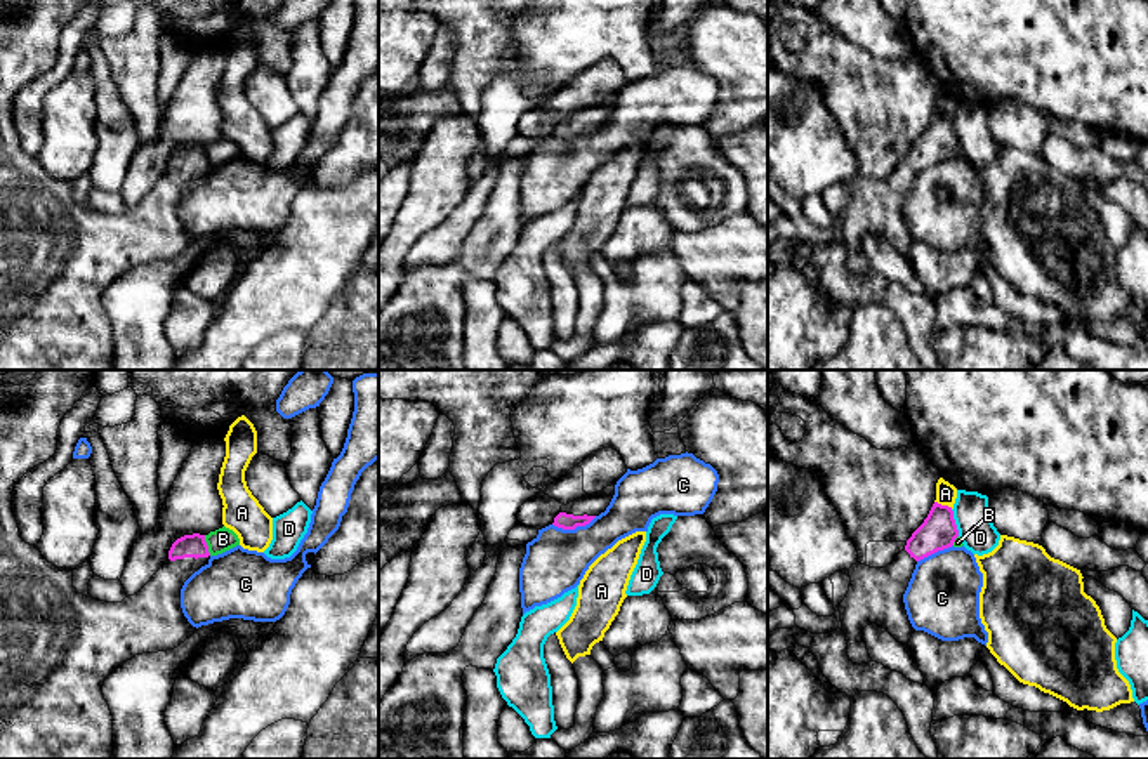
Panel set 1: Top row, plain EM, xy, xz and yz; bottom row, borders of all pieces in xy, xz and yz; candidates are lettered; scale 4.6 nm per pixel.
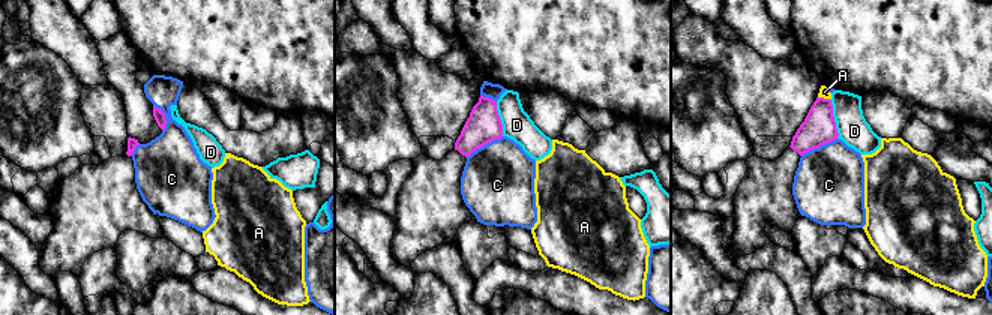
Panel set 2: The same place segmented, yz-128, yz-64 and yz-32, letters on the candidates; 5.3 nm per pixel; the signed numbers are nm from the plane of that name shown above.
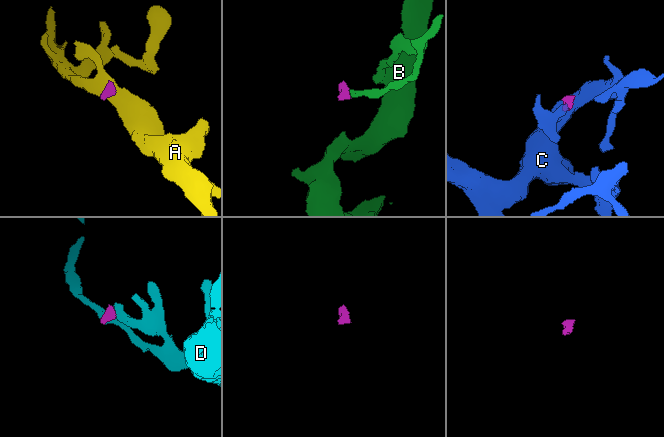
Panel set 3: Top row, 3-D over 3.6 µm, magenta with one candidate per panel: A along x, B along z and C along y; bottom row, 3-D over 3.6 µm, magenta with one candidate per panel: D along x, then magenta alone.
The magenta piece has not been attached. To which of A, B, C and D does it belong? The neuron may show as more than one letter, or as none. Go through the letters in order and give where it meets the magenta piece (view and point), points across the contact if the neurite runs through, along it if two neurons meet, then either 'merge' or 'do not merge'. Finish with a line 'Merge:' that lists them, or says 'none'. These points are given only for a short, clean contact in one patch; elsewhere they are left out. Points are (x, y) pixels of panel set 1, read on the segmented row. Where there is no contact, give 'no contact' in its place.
A: contact yz (943, 506); border yz (935, 501), (952, 508); do not merge
B: contact xy (207, 546); border xy (204, 535), (211, 554); do not merge
C: contact xz (574, 528); border xz (596, 516), (574, 528), (553, 525); do not merge
D: contact yz (954, 523); border yz (950, 509), (959, 535); do not merge
Merge: none

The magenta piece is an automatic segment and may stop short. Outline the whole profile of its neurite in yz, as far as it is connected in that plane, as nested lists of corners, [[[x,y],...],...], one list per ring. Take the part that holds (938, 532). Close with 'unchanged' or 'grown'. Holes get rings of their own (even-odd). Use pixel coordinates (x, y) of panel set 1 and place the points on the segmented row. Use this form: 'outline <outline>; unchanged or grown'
outline [[[934,502],[924,523],[912,533],[891,564],[870,568],[856,563],[848,570],[851,584],[839,611],[848,641],[848,657],[854,665],[872,662],[863,639],[863,629],[870,624],[886,629],[901,644],[910,643],[915,629],[908,620],[903,594],[915,564],[952,547],[957,537],[952,507]]]; grown

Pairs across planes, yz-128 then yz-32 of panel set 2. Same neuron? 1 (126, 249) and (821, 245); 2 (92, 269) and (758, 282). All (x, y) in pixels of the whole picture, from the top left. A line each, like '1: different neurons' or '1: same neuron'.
1: same neuron
2: different neurons

